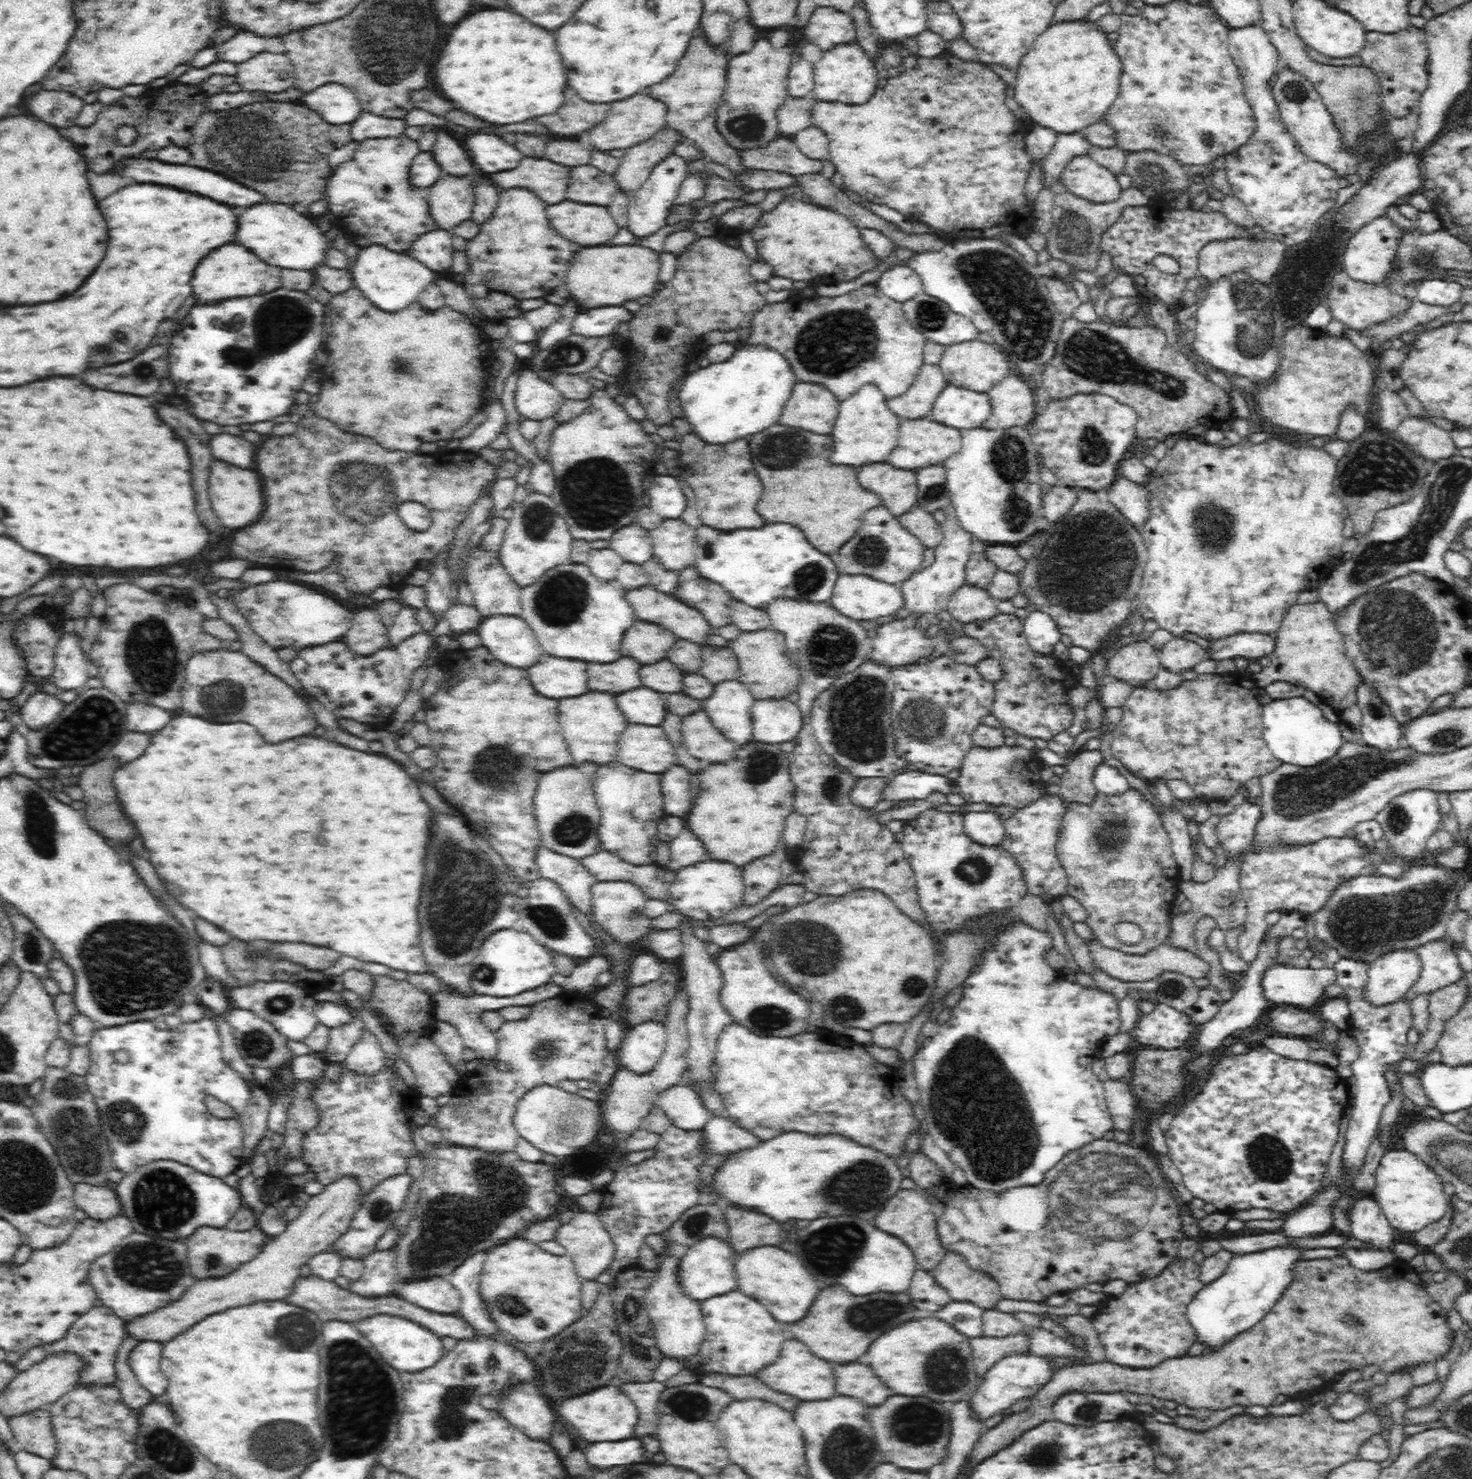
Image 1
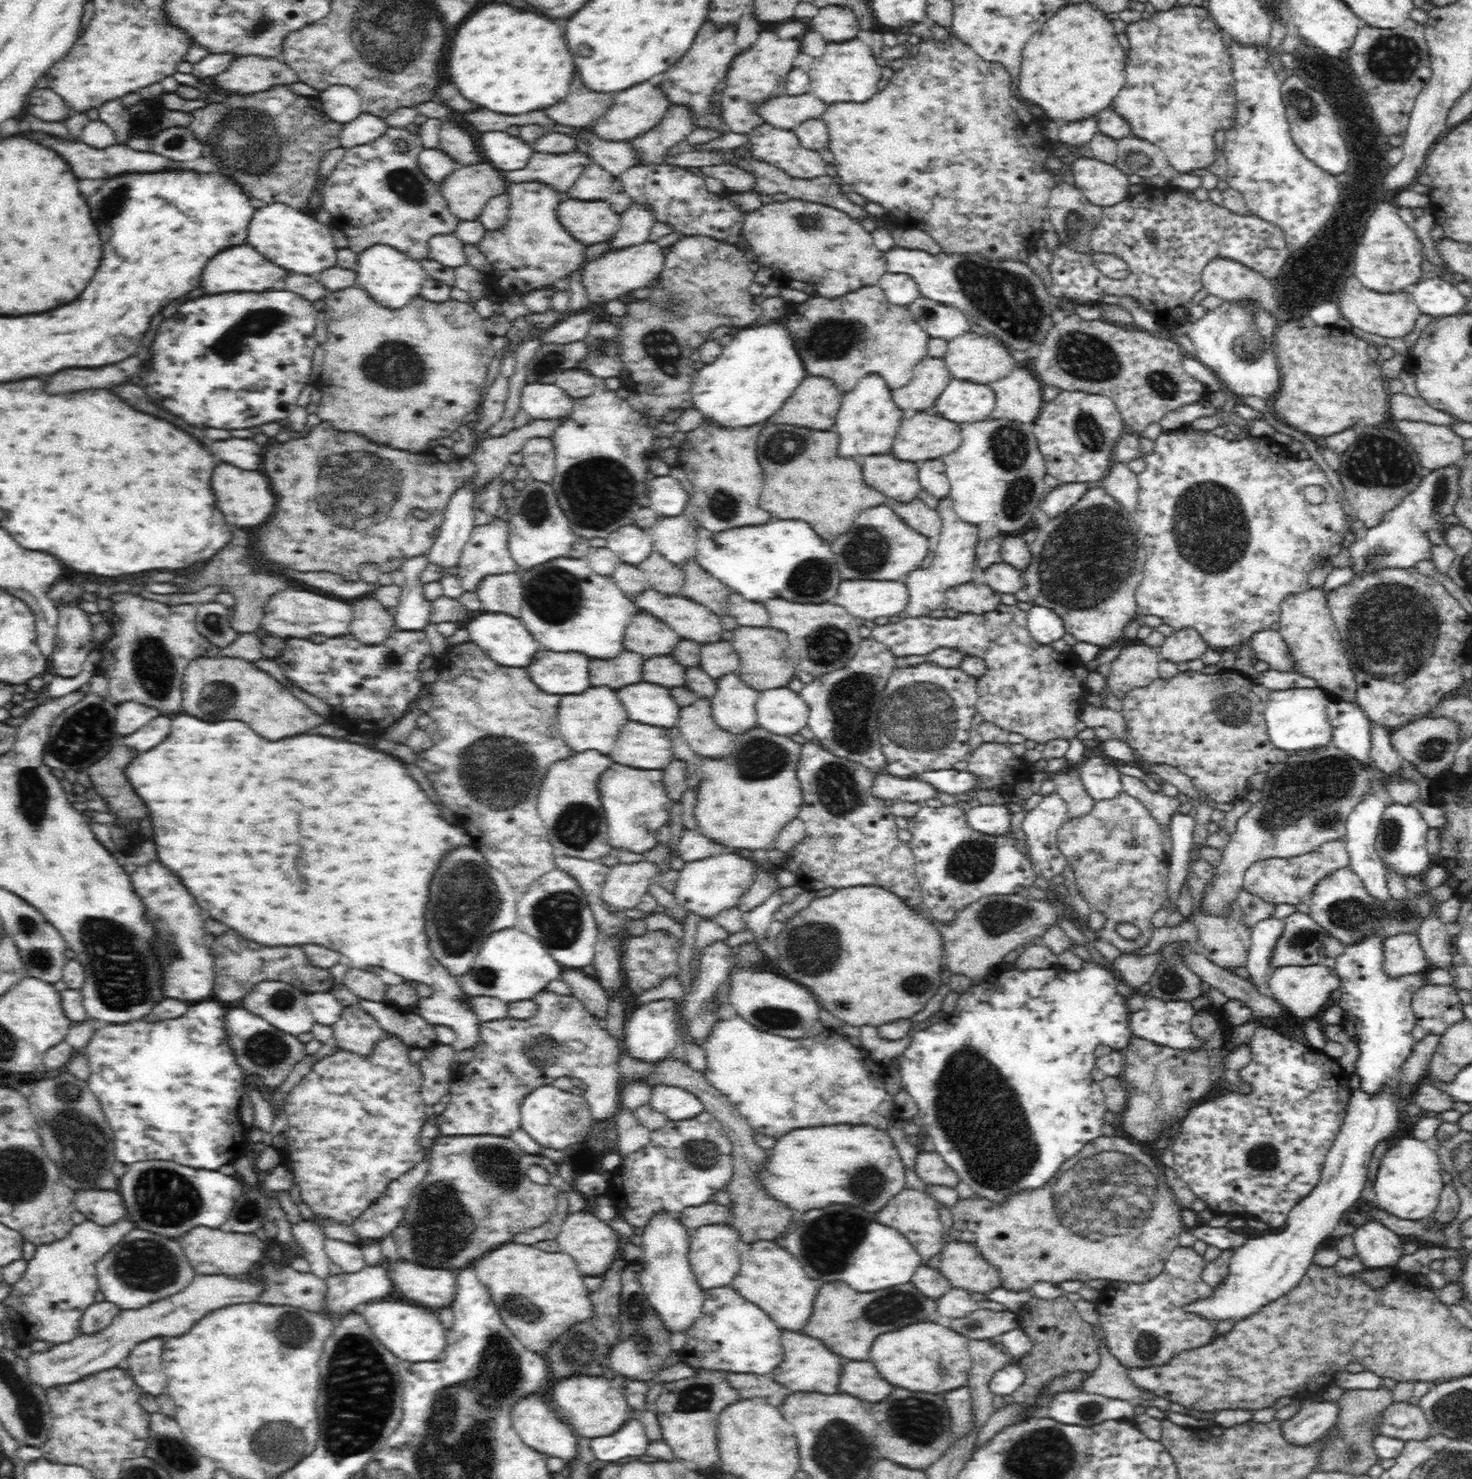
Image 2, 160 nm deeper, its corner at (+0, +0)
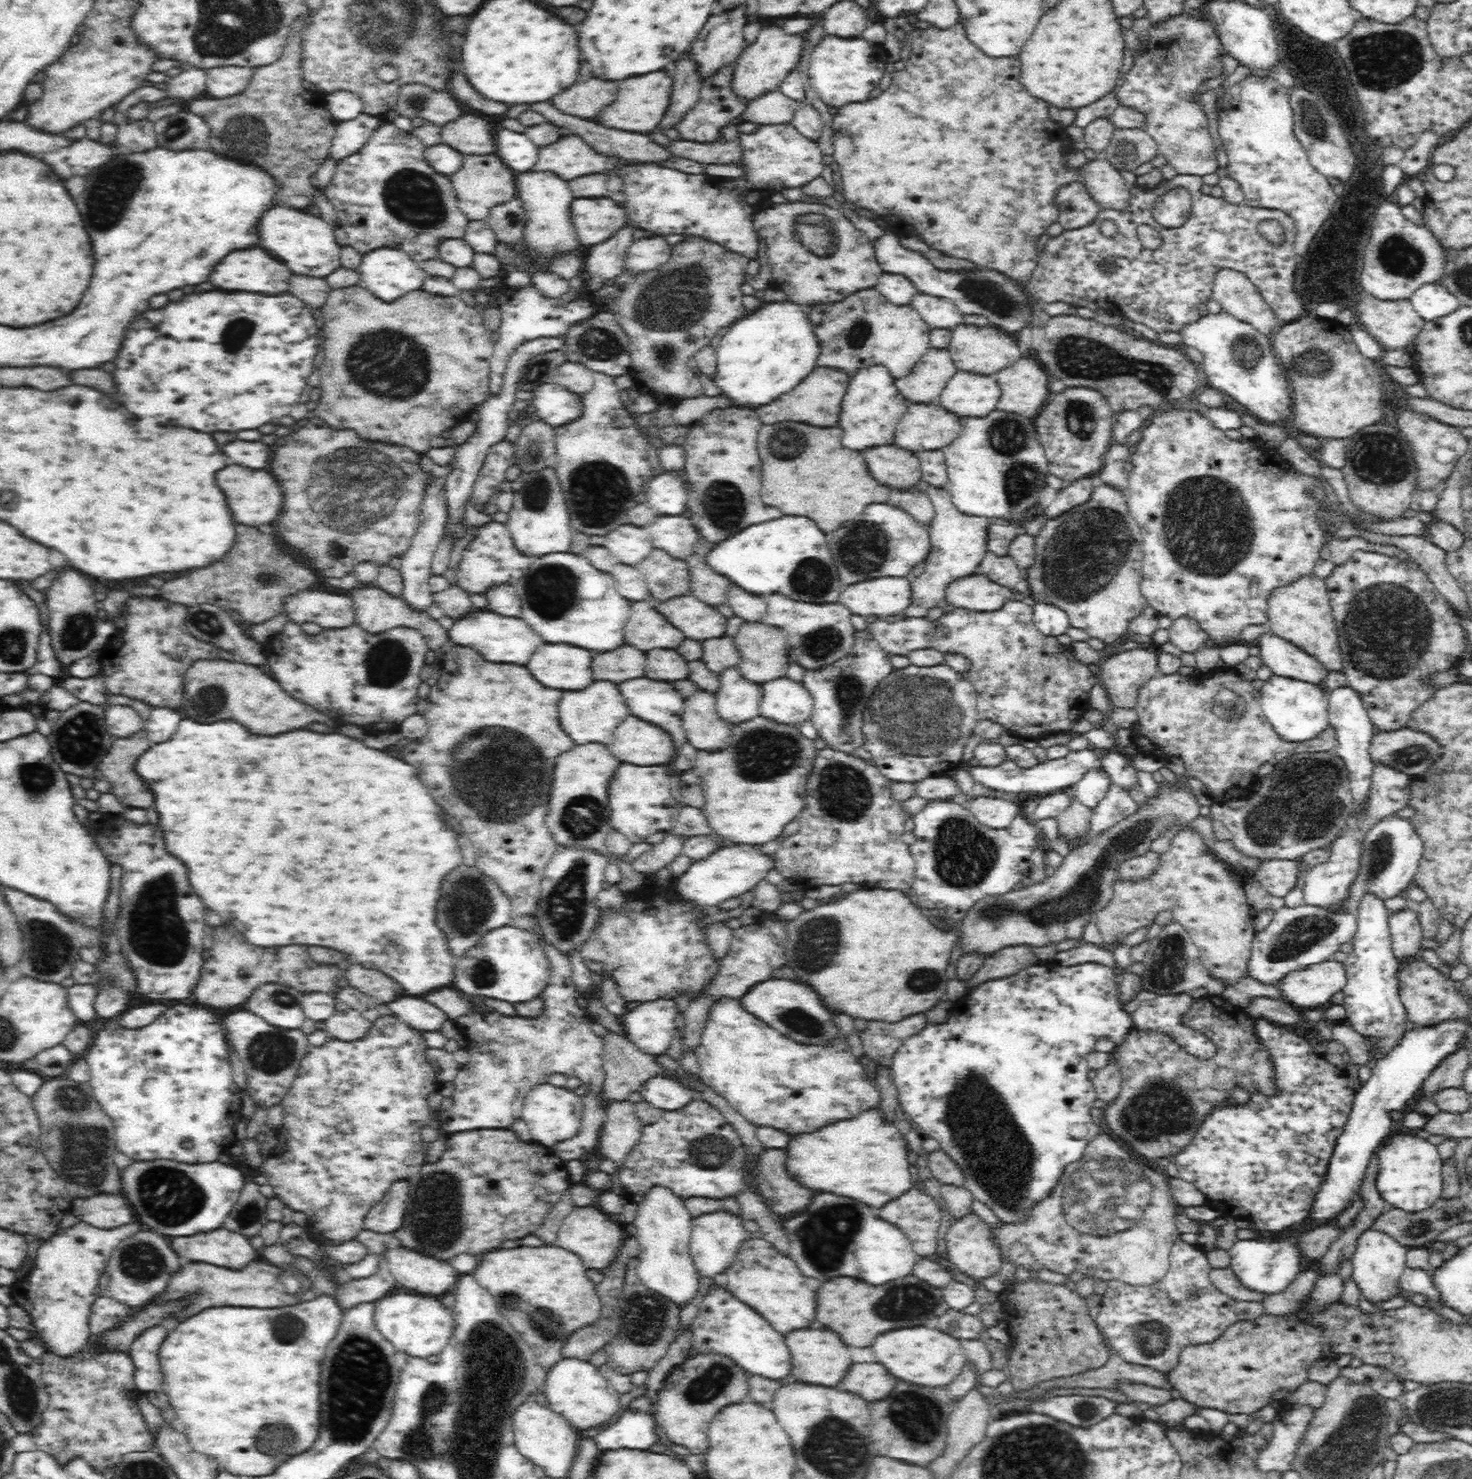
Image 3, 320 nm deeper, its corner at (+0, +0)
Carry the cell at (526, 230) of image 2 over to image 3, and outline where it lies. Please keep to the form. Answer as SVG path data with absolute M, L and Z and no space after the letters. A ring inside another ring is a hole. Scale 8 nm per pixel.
M519 173L515 174L515 198L518 198L519 204L522 205L523 214L523 226L521 230L521 238L514 243L508 243L508 241L498 241L494 245L494 250L491 252L496 261L500 264L501 271L505 270L502 266L514 266L518 271L528 274L533 277L538 273L552 273L553 264L558 259L564 257L574 257L576 254L580 256L586 246L582 246L578 242L578 236L575 234L574 225L570 222L570 215L568 215L568 206L570 202L574 200L574 195L570 191L570 187L566 181L560 179L560 177L554 176L554 174L546 173Z

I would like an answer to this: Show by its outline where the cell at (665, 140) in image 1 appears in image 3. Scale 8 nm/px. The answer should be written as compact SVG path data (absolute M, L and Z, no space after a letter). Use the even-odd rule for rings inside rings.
M688 60L680 62L678 72L673 78L669 108L654 133L678 130L678 126L682 122L686 122L686 116L690 114L690 110L698 105L700 87L700 81L698 81L698 77L694 76L693 66L690 62Z

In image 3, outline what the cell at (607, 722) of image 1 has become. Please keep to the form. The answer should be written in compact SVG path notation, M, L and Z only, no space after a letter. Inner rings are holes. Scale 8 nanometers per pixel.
M594 682L586 690L562 694L560 726L575 745L599 744L609 747L614 742L615 730L628 716L631 716L630 709L612 682Z

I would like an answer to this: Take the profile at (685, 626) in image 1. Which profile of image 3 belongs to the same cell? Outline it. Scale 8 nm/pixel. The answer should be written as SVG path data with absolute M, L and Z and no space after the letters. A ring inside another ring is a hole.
M678 596L670 598L666 602L656 602L654 608L672 624L676 626L680 632L686 634L686 638L694 638L694 640L706 640L706 638L720 638L724 636L724 622L726 618L720 616L720 612L716 608L710 608L697 600L694 596Z

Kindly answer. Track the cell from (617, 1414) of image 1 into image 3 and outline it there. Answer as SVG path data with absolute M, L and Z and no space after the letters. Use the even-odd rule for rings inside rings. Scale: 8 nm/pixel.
M561 1358L547 1374L540 1392L548 1398L547 1405L578 1432L606 1426L618 1418L620 1393L602 1376L601 1368L592 1363Z

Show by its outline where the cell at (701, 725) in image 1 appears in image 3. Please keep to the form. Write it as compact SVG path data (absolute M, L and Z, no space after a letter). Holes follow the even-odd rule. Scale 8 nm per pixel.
M700 690L684 700L681 725L686 742L708 752L724 750L732 734L732 726L718 717L714 695Z

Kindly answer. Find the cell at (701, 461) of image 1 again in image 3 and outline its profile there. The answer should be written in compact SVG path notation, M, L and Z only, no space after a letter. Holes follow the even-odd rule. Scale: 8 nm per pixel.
M725 408L725 409L716 409L712 412L709 412L706 416L703 416L699 421L696 421L692 426L688 428L687 436L685 437L685 442L682 444L684 448L684 474L686 474L686 486L690 487L690 491L687 491L688 497L688 506L691 508L691 521L693 526L697 529L699 534L702 534L706 540L710 542L720 542L722 538L728 538L730 534L736 534L738 530L746 528L746 526L752 526L752 524L760 524L760 522L768 522L768 520L774 520L774 518L780 518L782 514L776 510L776 508L768 508L764 506L761 500L761 484L762 480L762 461L759 457L759 452L757 449L758 435L764 426L764 422L760 420L759 414L756 410L752 409L736 409L736 408Z

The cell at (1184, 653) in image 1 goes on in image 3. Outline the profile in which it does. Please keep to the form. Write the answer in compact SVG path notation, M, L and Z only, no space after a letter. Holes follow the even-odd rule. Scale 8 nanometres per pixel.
M1180 618L1168 629L1169 641L1182 653L1196 654L1209 646L1206 633L1202 632L1190 618Z

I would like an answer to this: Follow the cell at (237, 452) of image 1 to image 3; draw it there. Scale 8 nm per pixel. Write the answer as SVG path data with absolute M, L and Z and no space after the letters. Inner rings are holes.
M234 440L222 446L222 454L228 458L226 464L240 464L248 468L266 468L266 462L270 458L268 446L260 442L244 442L244 440Z

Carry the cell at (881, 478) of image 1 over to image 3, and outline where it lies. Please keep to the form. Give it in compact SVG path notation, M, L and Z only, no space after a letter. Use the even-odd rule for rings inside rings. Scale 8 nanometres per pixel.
M882 446L862 452L870 476L890 490L906 492L921 480L921 468L914 454L902 454L896 446Z

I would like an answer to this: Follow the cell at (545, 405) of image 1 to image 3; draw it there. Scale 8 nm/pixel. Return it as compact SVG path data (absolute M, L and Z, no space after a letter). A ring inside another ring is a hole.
M557 383L536 386L529 403L536 408L539 420L554 428L573 421L581 412L580 396Z

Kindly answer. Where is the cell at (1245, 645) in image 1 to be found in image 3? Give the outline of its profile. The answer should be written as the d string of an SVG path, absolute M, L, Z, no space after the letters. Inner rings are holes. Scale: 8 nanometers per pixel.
M1272 630L1260 635L1257 645L1264 668L1273 671L1276 676L1314 683L1327 675L1314 658Z

